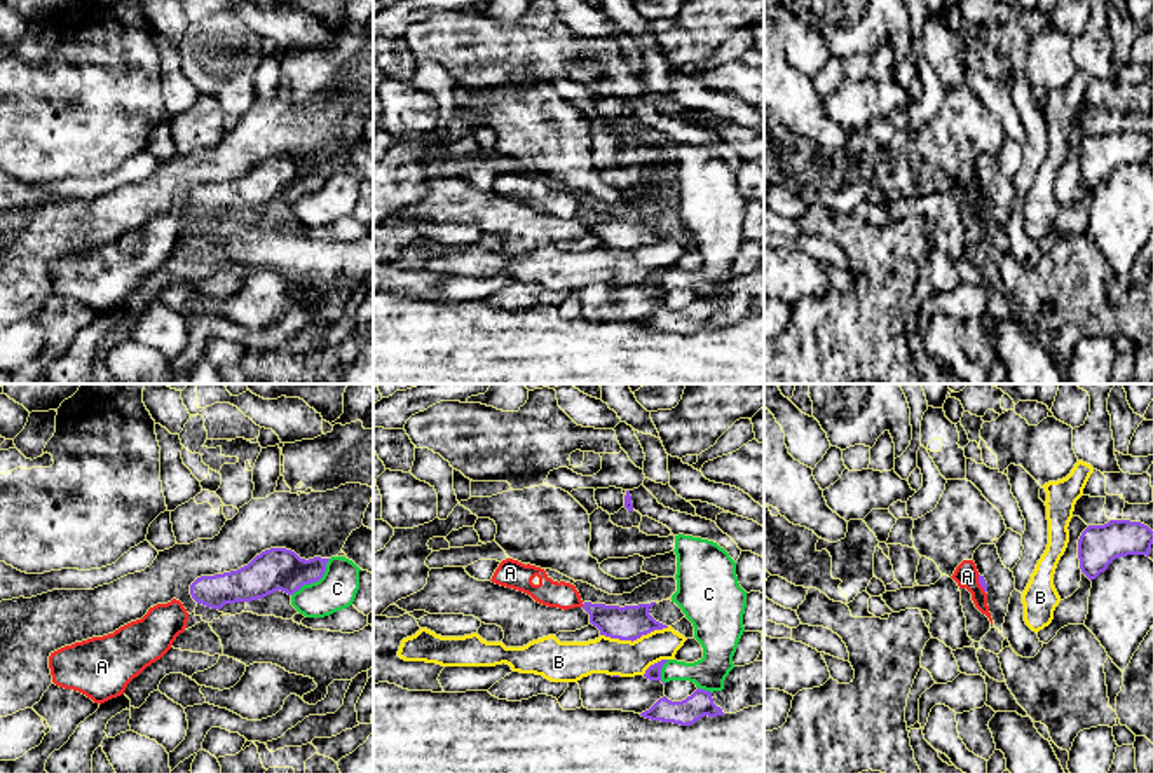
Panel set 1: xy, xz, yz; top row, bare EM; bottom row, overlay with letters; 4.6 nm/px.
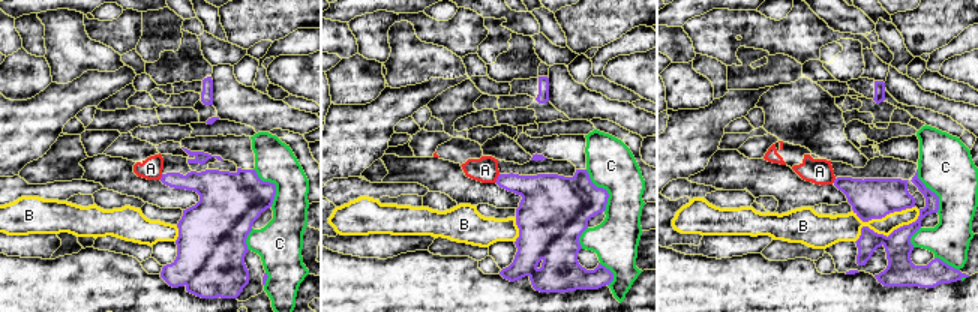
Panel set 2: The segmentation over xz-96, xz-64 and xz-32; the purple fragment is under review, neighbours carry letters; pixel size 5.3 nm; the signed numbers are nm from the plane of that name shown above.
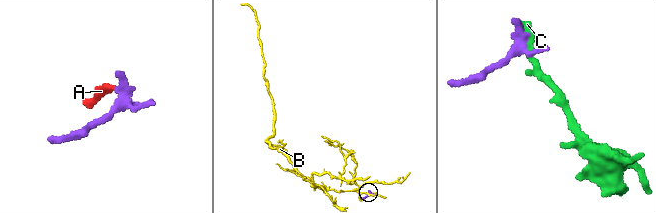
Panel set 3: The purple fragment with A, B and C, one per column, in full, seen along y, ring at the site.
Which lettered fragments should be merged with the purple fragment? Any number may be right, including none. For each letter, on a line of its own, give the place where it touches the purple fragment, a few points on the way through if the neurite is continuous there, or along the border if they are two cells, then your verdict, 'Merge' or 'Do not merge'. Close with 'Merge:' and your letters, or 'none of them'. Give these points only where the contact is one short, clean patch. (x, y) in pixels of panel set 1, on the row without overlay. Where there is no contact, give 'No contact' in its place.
A: Touches purple at yz (979, 191). Boundary: yz (977, 184), (984, 201). Do not merge
B: Touches purple at xz (634, 248). Do not merge
C: Touches purple at xy (314, 191). Do not merge
Merge: none of them

